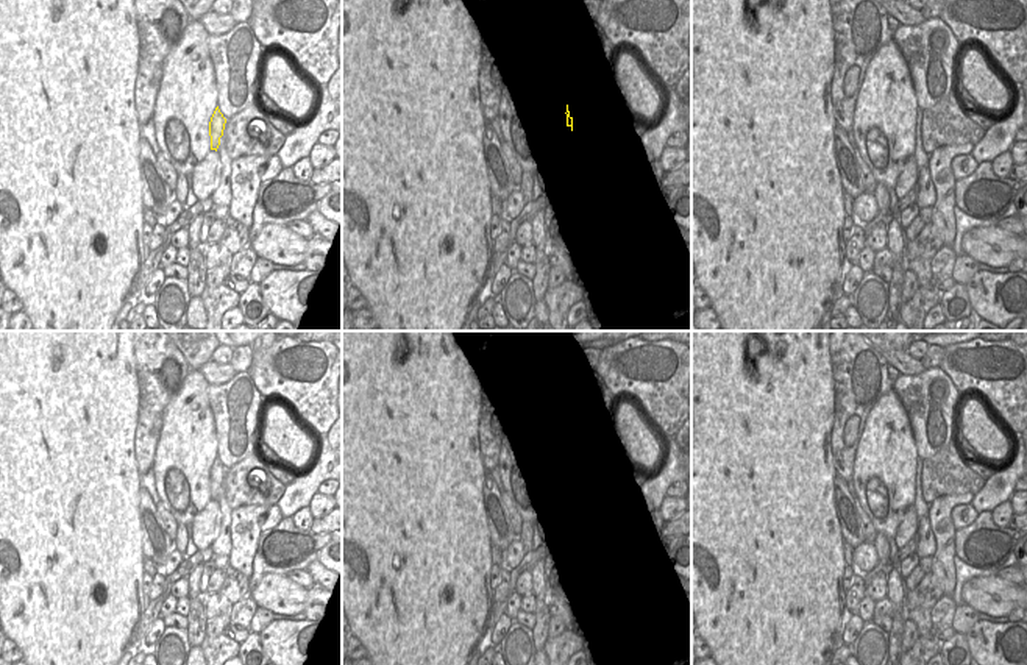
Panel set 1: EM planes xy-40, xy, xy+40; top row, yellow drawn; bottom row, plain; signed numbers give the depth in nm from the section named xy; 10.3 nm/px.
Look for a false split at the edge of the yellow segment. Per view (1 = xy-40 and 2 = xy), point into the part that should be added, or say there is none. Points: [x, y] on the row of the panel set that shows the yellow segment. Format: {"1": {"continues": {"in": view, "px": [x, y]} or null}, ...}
{"1": {"continues": {"in": "xy-40", "px": [222, 195]}}, "2": {"continues": null}}

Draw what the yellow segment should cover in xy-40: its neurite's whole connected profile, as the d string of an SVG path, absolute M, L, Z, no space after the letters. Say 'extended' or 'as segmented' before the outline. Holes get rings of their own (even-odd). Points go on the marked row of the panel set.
extended | M219 106L215 108L211 122L209 122L209 136L211 136L211 150L215 150L220 156L222 172L220 181L211 200L214 206L228 206L231 203L231 158L228 156L225 145L225 123L226 119L220 112Z

